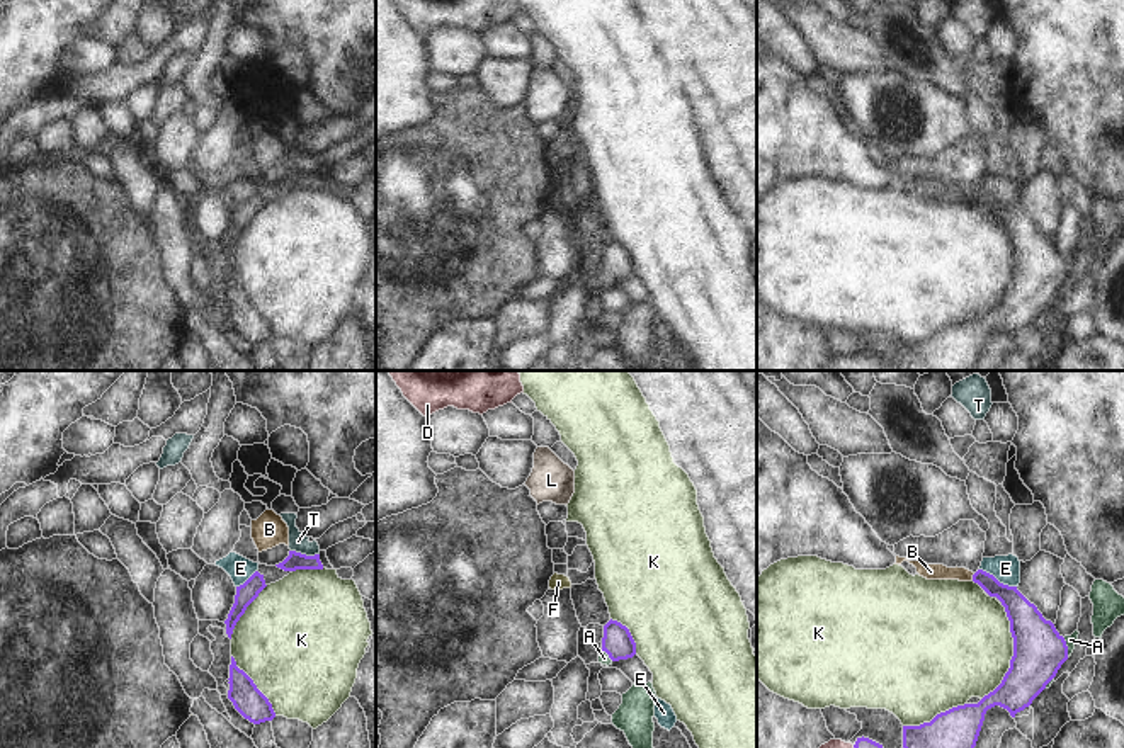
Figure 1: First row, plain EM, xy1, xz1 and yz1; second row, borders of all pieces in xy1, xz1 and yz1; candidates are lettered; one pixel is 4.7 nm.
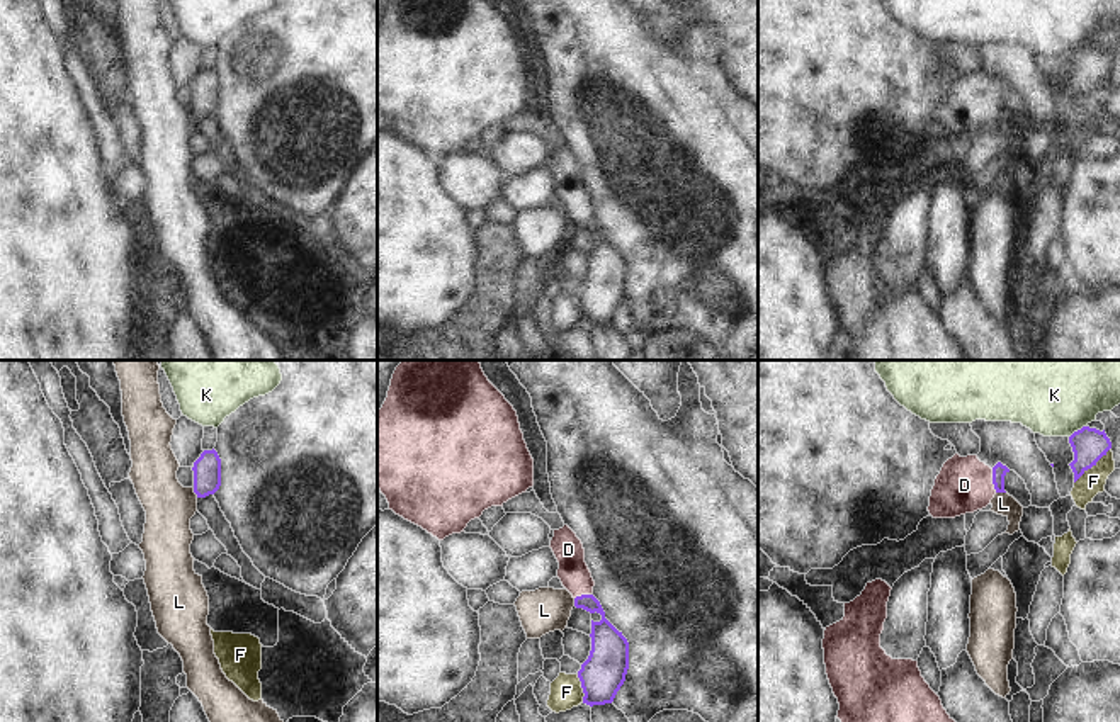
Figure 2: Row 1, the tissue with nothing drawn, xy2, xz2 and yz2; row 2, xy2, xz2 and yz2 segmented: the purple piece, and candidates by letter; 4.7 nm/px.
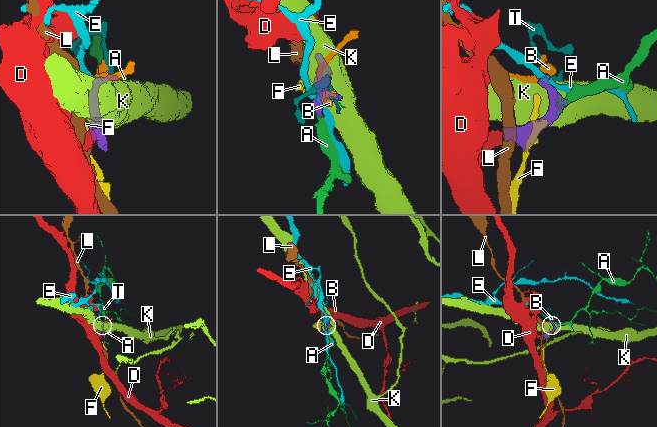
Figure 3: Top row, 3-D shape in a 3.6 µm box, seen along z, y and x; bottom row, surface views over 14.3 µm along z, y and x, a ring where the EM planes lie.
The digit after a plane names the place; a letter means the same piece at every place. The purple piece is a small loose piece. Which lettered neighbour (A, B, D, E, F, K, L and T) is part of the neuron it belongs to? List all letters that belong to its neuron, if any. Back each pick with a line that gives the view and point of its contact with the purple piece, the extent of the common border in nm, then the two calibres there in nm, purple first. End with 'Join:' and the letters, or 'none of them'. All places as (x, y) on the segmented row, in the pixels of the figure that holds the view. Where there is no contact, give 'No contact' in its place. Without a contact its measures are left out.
A: Touches purple at yz1 (1067, 646). Shared border 90 nm. Thickness 240 nm (purple) against 50 nm
D: Touches purple at yz2 (993, 481). Shared border 110 nm. Thickness 70 nm (purple) against 260 nm
Join: A, D.

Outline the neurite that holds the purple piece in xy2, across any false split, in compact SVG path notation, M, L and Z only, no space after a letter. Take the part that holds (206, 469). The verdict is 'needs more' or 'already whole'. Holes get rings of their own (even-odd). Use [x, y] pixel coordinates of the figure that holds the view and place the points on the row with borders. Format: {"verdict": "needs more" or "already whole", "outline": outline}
{"verdict": "already whole", "outline": "M204 450L194 462L194 493L197 498L214 494L221 486L221 459L218 452Z"}

